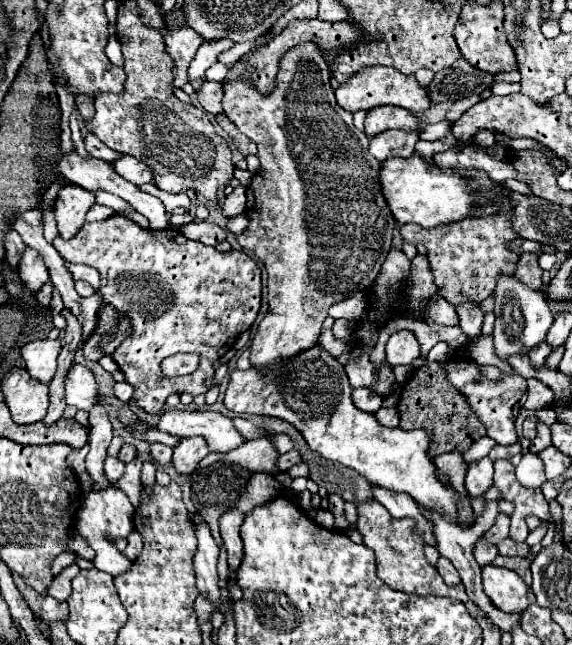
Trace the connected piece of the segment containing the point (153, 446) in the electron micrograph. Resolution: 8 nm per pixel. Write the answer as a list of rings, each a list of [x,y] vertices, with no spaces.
[[[150,442],[150,456],[152,460],[158,464],[158,466],[172,466],[172,448],[166,446],[166,444],[160,444],[160,442]]]

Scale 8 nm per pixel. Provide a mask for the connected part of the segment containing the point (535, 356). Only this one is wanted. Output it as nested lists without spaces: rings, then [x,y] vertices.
[[[542,342],[540,344],[540,348],[533,348],[528,352],[528,358],[530,358],[530,364],[538,370],[538,368],[542,368],[542,366],[546,366],[546,360],[548,360],[548,356],[550,356],[551,347],[547,342]]]

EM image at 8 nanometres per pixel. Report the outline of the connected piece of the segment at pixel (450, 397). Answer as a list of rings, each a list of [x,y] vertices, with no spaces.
[[[440,360],[426,362],[422,368],[418,368],[412,378],[404,384],[400,392],[398,402],[398,414],[400,414],[400,428],[414,430],[414,428],[426,428],[436,434],[436,440],[432,442],[432,456],[444,454],[444,452],[466,452],[472,442],[486,436],[484,424],[478,420],[474,410],[470,408],[468,400],[460,390],[456,390],[448,382],[448,372],[444,370]]]

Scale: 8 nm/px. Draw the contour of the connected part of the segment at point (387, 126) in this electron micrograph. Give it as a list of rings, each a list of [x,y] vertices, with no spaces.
[[[380,106],[380,108],[372,108],[368,110],[366,122],[364,122],[364,130],[368,136],[380,134],[384,130],[392,130],[392,128],[412,128],[412,130],[420,130],[424,126],[424,122],[420,118],[416,118],[412,112],[404,110],[404,108],[394,108],[394,106]]]

